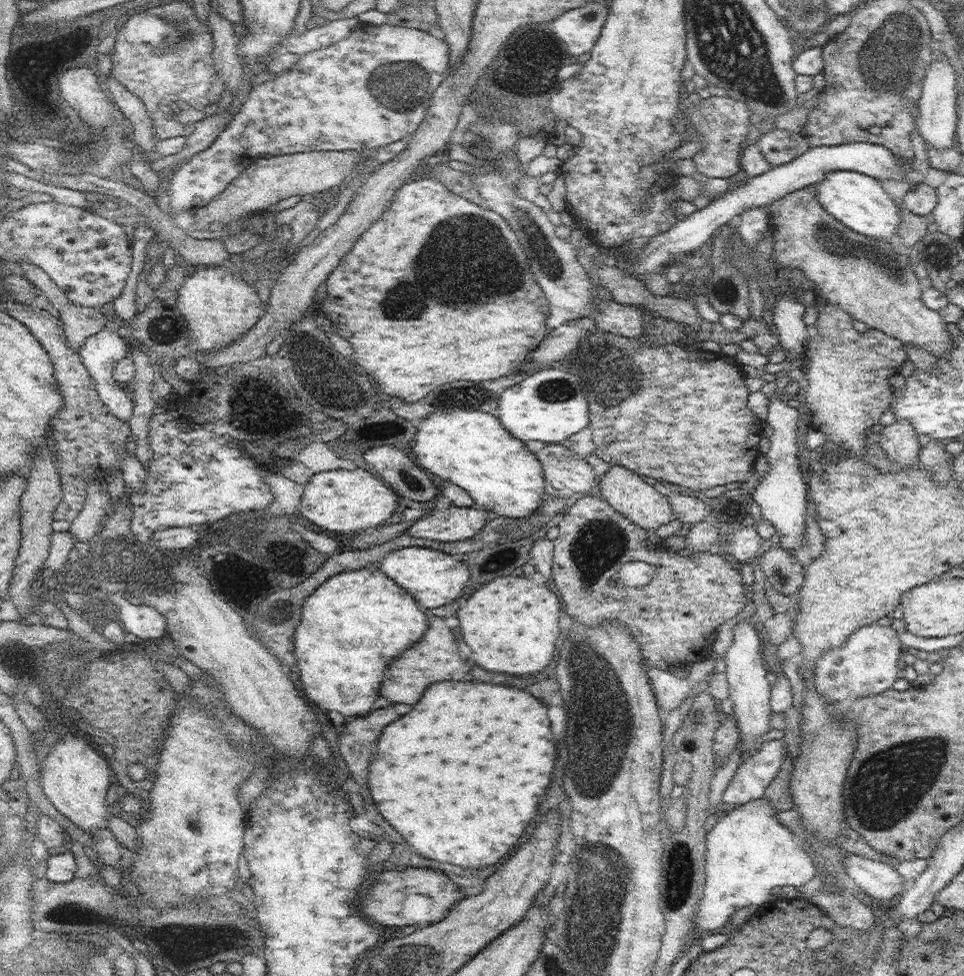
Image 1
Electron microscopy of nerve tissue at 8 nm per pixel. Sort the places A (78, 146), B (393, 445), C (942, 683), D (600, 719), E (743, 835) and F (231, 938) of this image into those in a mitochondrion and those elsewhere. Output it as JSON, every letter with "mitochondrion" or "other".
{"A":"other","B":"other","C":"other","D":"mitochondrion","E":"other","F":"mitochondrion"}

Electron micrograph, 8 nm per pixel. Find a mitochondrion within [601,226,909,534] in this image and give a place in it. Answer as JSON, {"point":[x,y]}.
{"point":[728,294]}

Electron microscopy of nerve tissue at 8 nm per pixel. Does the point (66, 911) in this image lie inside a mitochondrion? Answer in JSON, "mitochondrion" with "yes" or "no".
{"mitochondrion":"yes"}

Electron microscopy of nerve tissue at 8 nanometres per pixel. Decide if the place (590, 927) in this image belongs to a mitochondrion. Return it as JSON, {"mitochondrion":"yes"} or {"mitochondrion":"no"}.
{"mitochondrion":"yes"}

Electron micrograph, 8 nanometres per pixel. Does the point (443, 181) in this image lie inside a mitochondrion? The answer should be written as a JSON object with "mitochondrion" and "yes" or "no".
{"mitochondrion":"no"}

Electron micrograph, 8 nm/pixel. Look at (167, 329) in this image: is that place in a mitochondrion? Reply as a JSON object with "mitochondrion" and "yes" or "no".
{"mitochondrion":"yes"}

